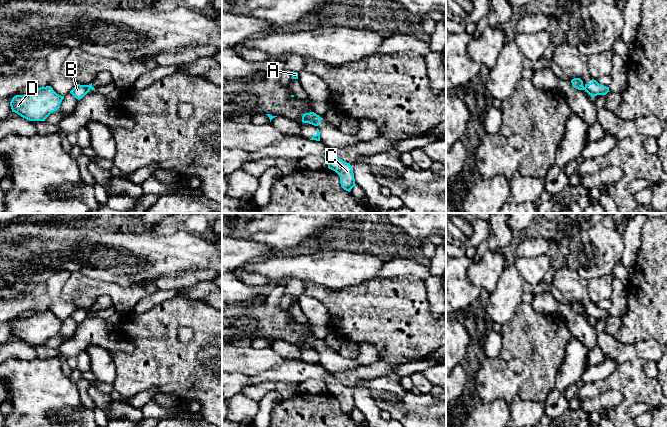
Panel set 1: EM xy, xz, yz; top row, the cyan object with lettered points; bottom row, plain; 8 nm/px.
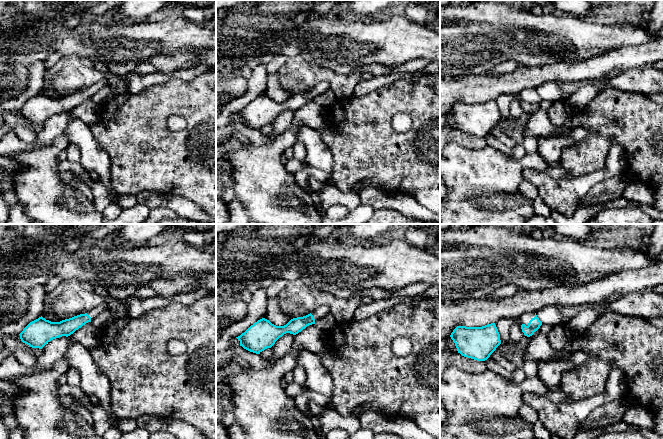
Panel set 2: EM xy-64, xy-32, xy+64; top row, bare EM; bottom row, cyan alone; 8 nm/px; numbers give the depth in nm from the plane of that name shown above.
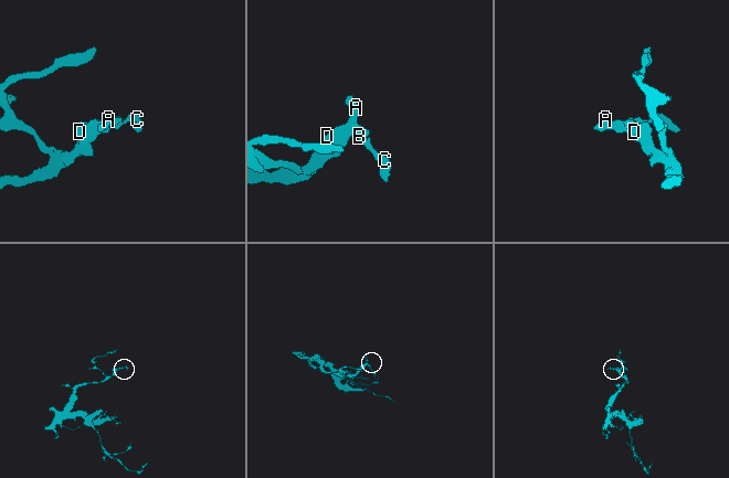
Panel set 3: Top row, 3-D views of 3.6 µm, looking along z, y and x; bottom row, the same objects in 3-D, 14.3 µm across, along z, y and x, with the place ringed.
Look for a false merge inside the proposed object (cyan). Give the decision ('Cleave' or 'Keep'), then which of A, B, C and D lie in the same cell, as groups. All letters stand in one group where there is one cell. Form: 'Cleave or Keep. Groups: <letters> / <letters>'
Cleave. Groups: A B D / C

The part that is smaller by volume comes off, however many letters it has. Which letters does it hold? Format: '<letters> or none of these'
C

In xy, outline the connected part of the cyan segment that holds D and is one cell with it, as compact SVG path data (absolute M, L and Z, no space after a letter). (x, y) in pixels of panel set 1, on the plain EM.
M46 310L14 320L10 330L12 336L29 345L45 345L51 337L60 332L63 323L64 320L57 318L51 310Z

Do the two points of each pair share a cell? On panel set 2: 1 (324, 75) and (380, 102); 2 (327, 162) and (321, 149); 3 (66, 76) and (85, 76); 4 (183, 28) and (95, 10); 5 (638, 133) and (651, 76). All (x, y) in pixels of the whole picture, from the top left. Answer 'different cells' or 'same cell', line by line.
1: different cells
2: same cell
3: same cell
4: different cells
5: different cells

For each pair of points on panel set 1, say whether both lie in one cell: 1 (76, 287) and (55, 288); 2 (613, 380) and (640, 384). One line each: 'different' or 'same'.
1: different
2: same

